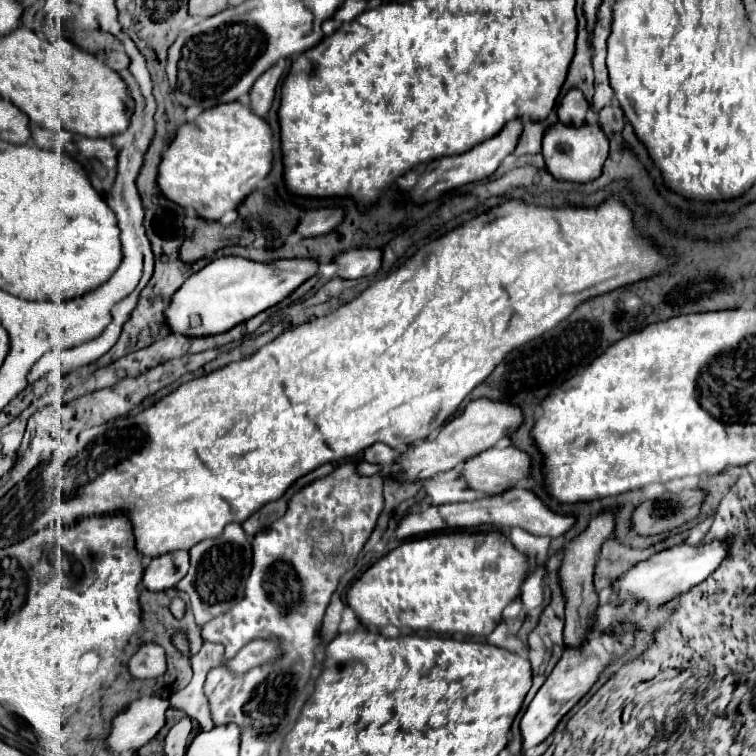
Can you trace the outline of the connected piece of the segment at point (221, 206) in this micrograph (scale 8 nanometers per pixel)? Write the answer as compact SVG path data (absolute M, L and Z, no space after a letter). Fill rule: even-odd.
M230 102L204 110L196 120L178 126L174 140L164 150L158 164L158 188L170 202L182 208L194 208L200 218L218 220L224 212L236 210L238 204L262 182L272 166L272 130L264 118L258 118L246 104Z

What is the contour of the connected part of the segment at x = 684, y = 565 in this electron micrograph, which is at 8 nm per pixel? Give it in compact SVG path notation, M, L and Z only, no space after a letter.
M686 542L676 544L672 548L666 548L654 556L650 556L644 562L638 562L632 570L628 570L624 576L620 576L614 584L614 592L610 596L612 602L618 600L626 600L626 598L638 598L642 602L648 604L658 604L660 600L672 600L676 596L682 596L684 592L688 592L692 586L700 584L702 580L706 580L720 564L722 560L728 556L730 546L724 542L710 542L710 544L700 544L700 546L690 546Z

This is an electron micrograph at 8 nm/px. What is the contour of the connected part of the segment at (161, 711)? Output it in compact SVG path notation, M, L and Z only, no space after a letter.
M142 696L132 700L126 710L112 718L110 732L104 740L106 748L112 754L140 750L166 724L168 706L168 700L160 696Z

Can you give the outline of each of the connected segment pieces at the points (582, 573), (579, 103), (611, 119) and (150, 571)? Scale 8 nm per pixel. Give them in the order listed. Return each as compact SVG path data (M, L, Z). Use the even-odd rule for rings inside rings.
M610 508L610 510L604 510L598 516L594 516L590 520L588 528L566 544L566 552L564 552L562 566L560 566L560 586L562 586L562 594L566 598L566 630L564 630L566 646L584 644L586 632L592 626L592 610L598 604L598 598L596 598L594 586L592 586L592 574L594 574L594 566L596 566L596 560L600 554L600 546L614 532L614 528L616 528L616 508Z
M572 88L558 106L558 118L560 122L568 124L568 126L582 126L586 122L586 112L588 112L590 104L584 98L584 94L578 88Z
M610 104L610 106L606 106L606 108L602 108L600 110L600 114L598 114L598 124L606 130L612 130L612 132L622 132L622 128L624 128L624 112L622 112L622 108L620 106L614 106L614 104Z
M186 550L162 554L146 566L142 582L148 590L172 588L186 576L188 564L190 564L190 556Z

